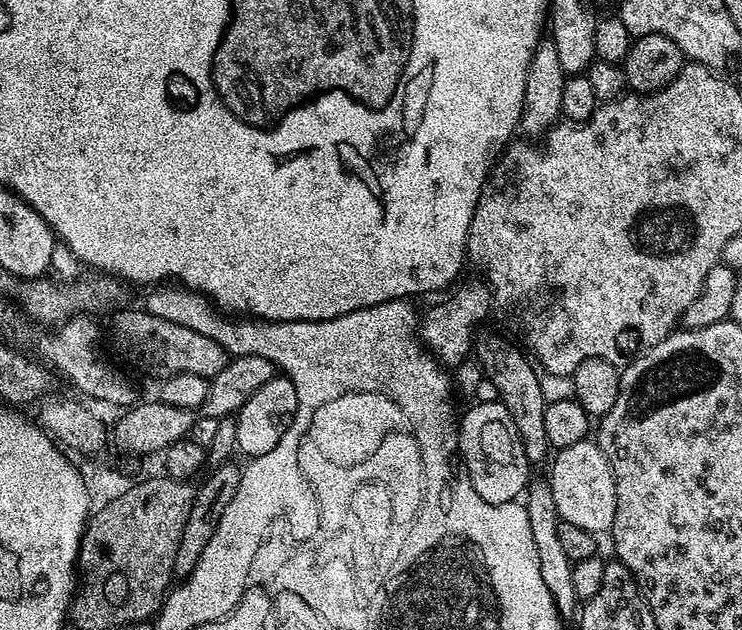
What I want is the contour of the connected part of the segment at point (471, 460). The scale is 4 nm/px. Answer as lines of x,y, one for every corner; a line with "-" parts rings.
499,402
476,404
458,424
458,456
463,470
468,473
474,490
491,504
511,504
516,496
525,491
530,483
530,464
524,453
524,442
514,426
514,418

